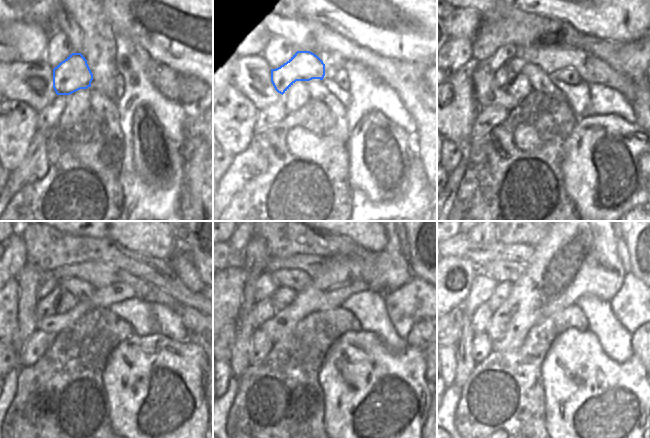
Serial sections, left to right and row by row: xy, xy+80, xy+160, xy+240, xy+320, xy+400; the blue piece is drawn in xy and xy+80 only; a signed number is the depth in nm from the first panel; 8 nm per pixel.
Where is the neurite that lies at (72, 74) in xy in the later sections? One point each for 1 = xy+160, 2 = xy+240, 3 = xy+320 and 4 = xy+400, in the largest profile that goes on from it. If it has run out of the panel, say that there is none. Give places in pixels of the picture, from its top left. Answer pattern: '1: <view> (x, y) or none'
1: xy+160 (503, 76)
2: xy+240 (47, 306)
3: xy+320 (264, 310)
4: xy+400 (480, 319)

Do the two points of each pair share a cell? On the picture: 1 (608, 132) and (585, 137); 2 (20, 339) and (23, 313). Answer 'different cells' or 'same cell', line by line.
1: same cell
2: same cell

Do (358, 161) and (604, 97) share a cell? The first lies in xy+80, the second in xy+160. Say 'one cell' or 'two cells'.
two cells

